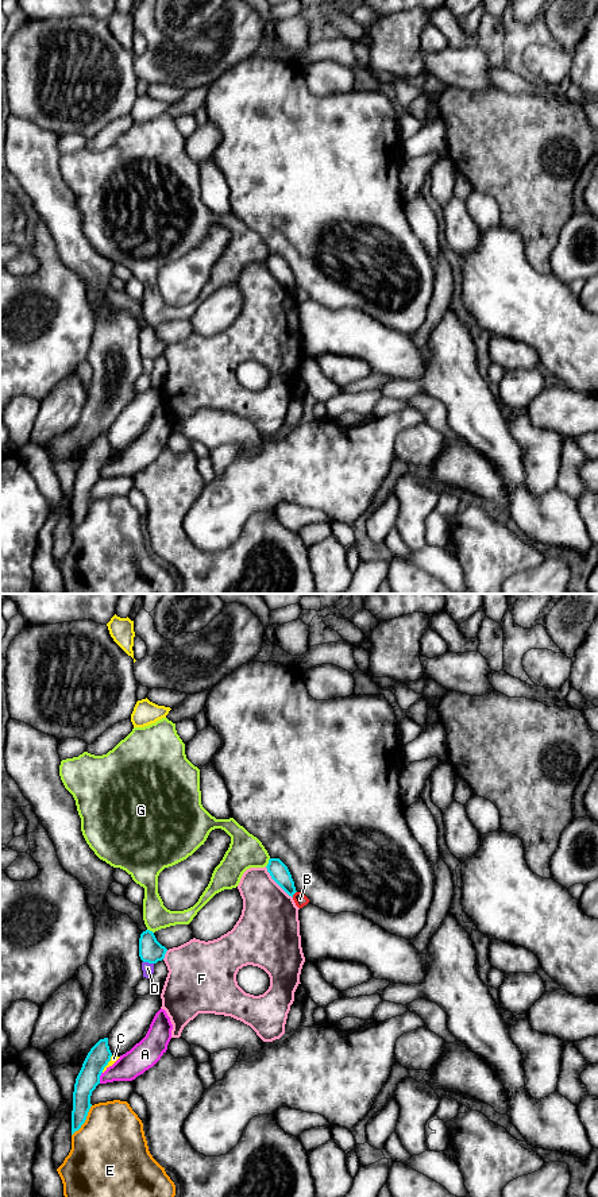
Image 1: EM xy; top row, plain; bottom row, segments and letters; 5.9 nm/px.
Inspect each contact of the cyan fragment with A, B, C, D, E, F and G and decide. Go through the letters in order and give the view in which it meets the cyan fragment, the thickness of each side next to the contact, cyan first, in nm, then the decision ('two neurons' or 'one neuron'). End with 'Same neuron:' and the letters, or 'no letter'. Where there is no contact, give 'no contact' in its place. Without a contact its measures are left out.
A: contact in xy; calibres 140 and 160 nm; two neurons
B: contact in xy; calibres 110 and 80 nm; two neurons
C: contact in xy; calibres 140 and 50 nm; two neurons
D: contact in xy; calibres 140 and 70 nm; two neurons
E: contact in xy; calibres 140 and 460 nm; two neurons
F: contact in xy; calibres 110 and 360 nm; two neurons
G: contact in xy; calibres 110 and 200 nm; two neurons
Same neuron: no letter

